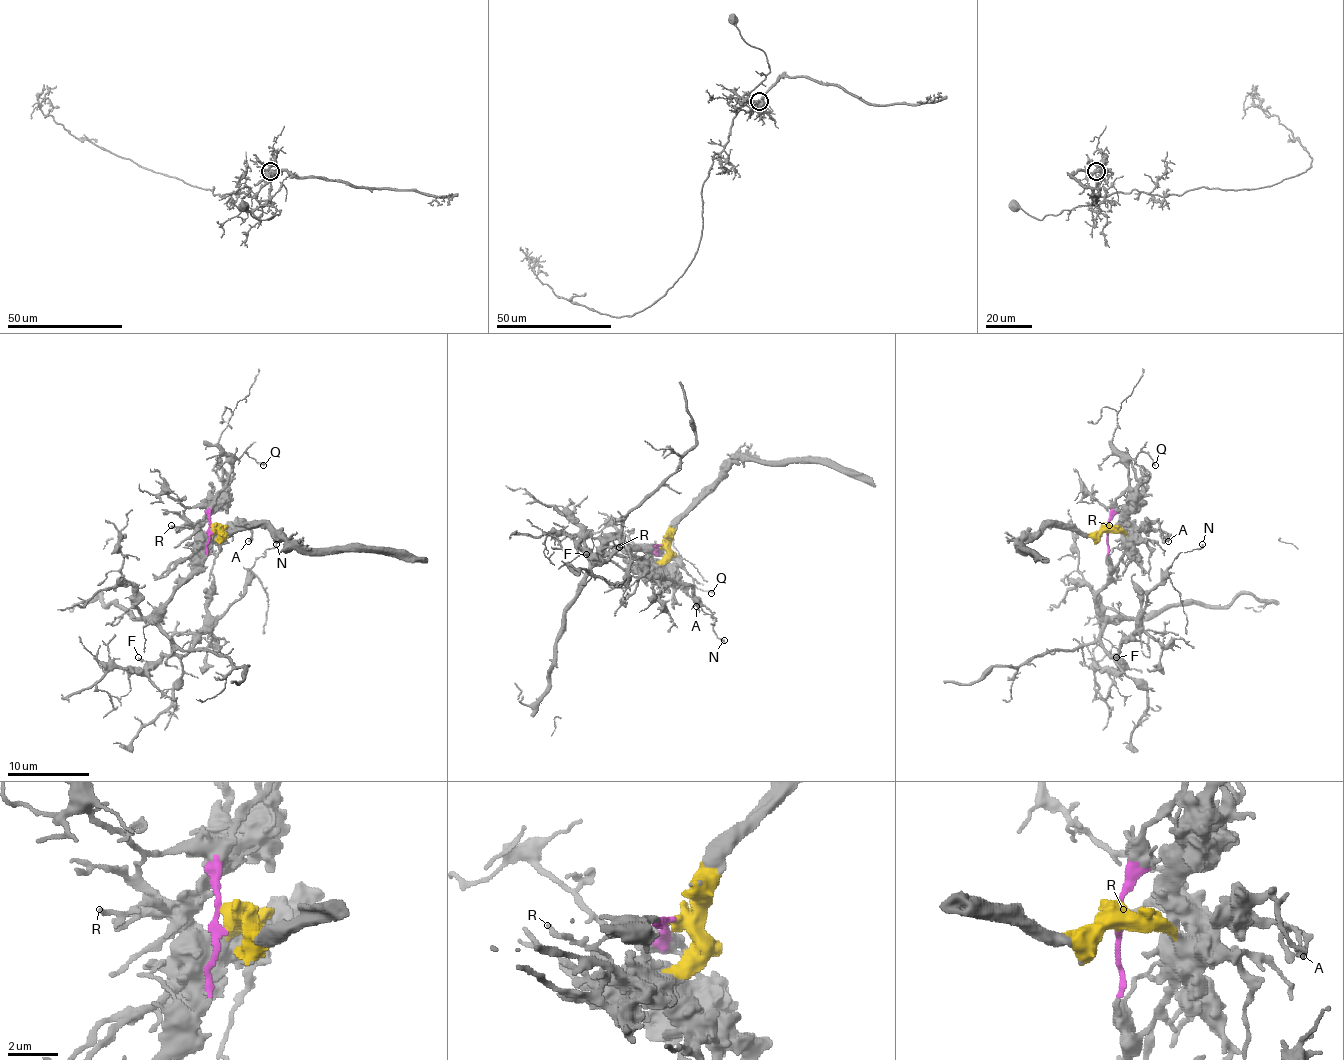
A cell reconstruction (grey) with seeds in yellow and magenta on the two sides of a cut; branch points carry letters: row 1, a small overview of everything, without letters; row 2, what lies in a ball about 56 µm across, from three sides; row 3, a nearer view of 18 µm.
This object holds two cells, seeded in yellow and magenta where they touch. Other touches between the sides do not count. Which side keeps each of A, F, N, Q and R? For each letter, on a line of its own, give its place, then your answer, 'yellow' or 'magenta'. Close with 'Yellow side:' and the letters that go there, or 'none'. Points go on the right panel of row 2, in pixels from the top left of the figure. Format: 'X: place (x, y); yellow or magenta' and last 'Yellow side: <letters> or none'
A: place (1168, 541); yellow
F: place (1116, 657); magenta
N: place (1202, 544); magenta
Q: place (1155, 465); magenta
R: place (1109, 525); yellow
Yellow side: A, R

